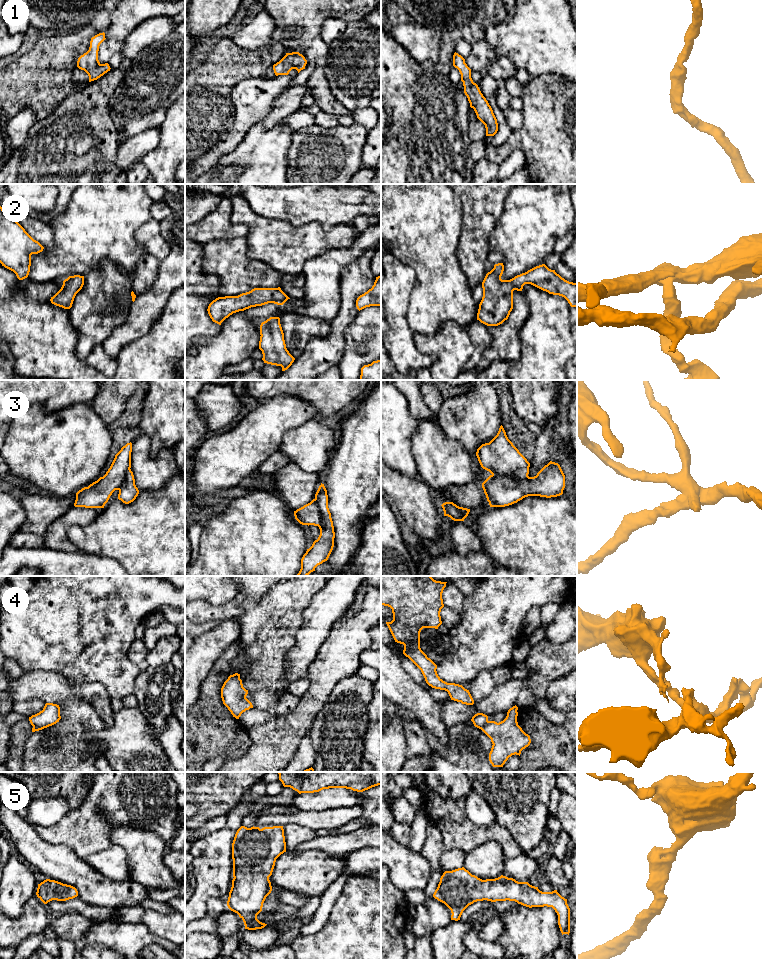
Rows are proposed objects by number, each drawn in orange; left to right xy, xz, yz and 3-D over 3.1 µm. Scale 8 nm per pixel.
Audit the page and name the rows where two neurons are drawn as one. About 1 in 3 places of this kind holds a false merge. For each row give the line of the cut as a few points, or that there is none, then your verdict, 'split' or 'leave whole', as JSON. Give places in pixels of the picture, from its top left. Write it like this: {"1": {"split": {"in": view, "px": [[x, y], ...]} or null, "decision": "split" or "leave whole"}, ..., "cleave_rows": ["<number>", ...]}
{"1": {"split": null, "decision": "leave whole"}, "2": {"split": null, "decision": "leave whole"}, "3": {"split": {"in": "yz", "px": [[492, 473], [512, 476], [517, 479], [525, 479], [528, 476]]}, "decision": "split"}, "4": {"split": {"in": "yz", "px": [[488, 721], [481, 729]]}, "decision": "split"}, "5": {"split": null, "decision": "leave whole"}, "cleave_rows": ["3", "4"]}

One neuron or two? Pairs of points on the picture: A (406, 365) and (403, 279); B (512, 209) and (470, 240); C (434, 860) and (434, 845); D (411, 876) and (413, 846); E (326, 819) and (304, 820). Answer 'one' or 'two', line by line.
A: one
B: two
C: one
D: two
E: one

